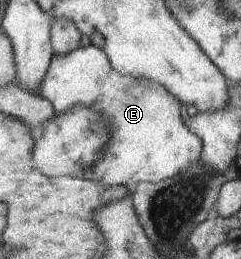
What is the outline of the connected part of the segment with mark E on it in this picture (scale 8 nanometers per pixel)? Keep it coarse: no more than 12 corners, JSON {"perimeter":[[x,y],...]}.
{"perimeter":[[96,46],[54,54],[36,93],[97,112],[85,180],[156,183],[201,155],[181,103]]}

